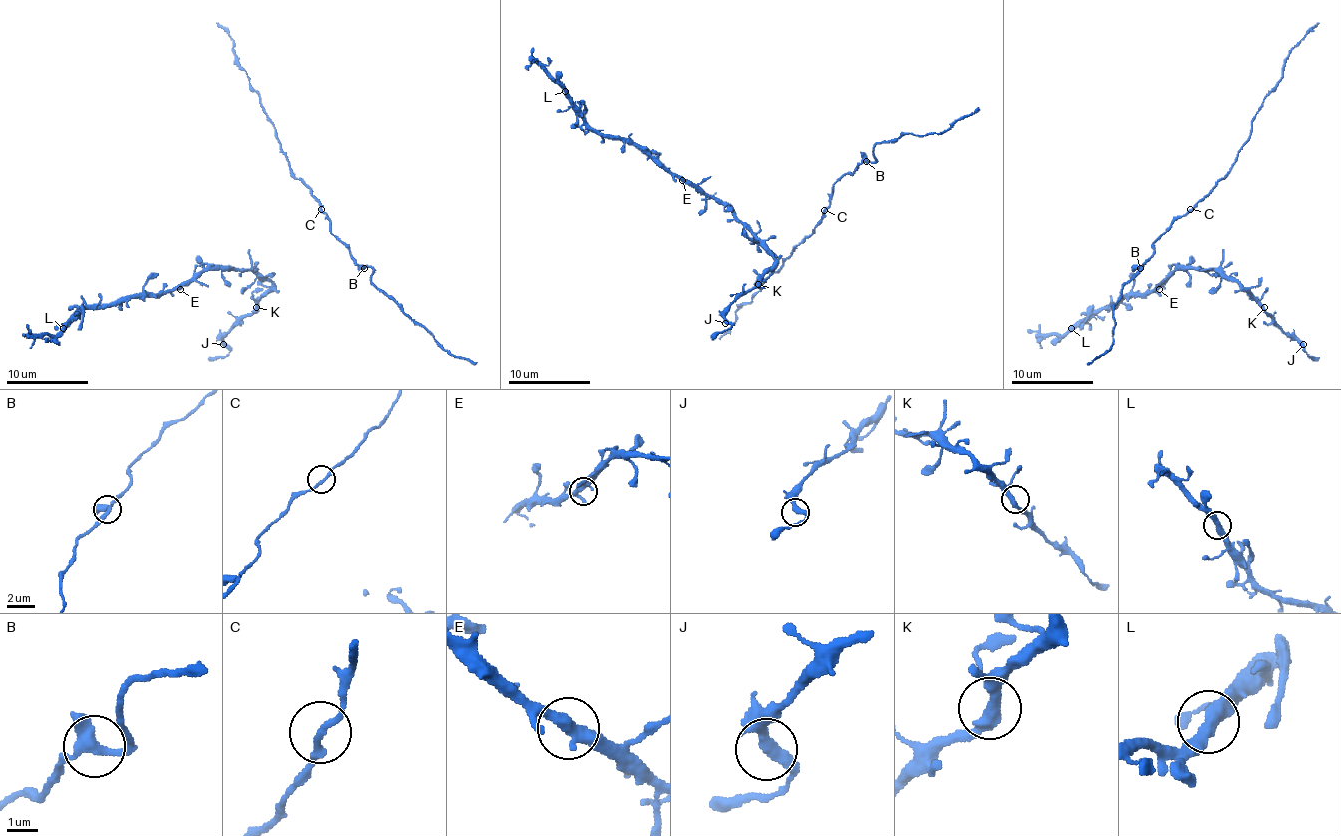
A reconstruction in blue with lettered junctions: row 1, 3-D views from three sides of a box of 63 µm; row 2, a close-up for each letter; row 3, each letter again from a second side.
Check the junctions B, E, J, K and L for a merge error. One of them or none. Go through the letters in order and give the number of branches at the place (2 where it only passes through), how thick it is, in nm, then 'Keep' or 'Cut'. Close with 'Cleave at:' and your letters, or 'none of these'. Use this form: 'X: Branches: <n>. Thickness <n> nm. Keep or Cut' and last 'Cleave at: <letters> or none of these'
B: Branches: 2. Thickness 400 nm. Keep
E: Branches: 2. Thickness 400 nm. Keep
J: Branches: 2. Thickness 360 nm. Keep
K: Branches: 2. Thickness 360 nm. Keep
L: Branches: 2. Thickness 400 nm. Keep
Cleave at: none of these

